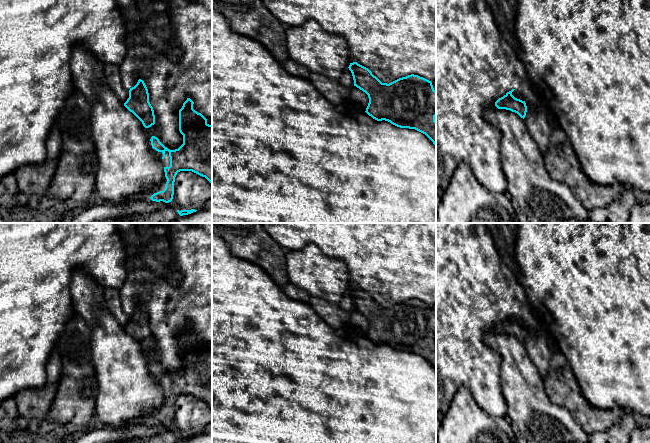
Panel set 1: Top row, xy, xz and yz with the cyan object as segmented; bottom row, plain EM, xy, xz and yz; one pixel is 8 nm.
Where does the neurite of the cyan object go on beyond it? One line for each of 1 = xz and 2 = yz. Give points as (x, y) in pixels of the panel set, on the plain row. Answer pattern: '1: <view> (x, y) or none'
1: none
2: none

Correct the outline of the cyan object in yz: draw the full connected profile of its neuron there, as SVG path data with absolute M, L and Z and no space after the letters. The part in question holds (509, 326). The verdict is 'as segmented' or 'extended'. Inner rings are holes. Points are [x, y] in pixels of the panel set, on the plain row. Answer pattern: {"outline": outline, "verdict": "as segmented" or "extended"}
{"outline": "M512 313L511 315L507 316L503 321L499 322L495 326L495 330L498 333L506 333L510 334L512 336L517 337L521 342L525 342L526 336L527 336L527 330L525 325L522 325L520 323L515 322L512 319L512 316L515 313Z", "verdict": "as segmented"}

